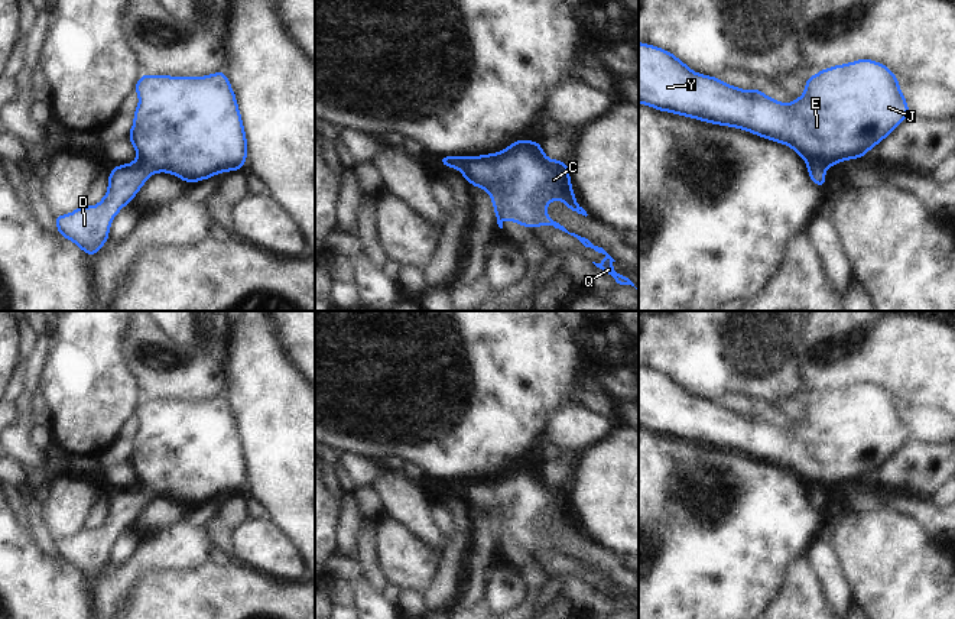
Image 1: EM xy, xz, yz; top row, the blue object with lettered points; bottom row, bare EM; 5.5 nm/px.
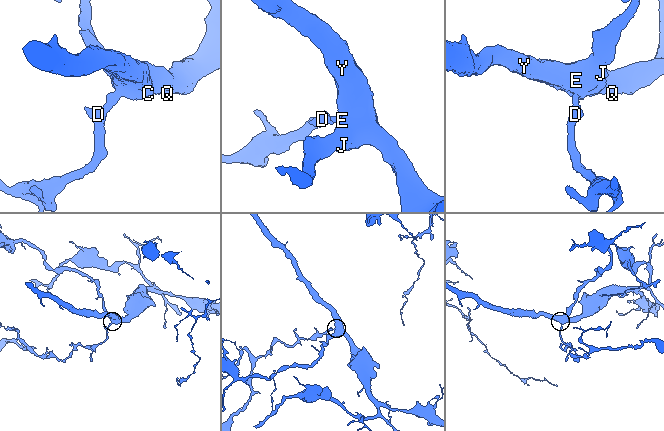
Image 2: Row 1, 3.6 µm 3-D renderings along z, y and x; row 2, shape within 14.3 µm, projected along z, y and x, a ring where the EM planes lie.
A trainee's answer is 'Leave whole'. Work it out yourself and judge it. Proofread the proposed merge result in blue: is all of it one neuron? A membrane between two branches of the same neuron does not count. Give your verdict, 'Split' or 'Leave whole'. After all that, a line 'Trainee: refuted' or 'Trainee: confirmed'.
Leave whole
Trainee: confirmed

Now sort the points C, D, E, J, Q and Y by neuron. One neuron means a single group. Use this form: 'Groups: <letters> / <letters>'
Groups: C D E J Q Y

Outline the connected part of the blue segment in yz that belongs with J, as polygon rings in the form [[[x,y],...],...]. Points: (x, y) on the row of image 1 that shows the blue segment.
[[[639,42],[639,103],[789,145],[806,161],[811,179],[821,188],[829,166],[864,156],[904,121],[910,110],[896,74],[871,59],[825,68],[805,82],[802,97],[792,104],[779,103],[756,88],[746,91],[696,74],[670,52]]]

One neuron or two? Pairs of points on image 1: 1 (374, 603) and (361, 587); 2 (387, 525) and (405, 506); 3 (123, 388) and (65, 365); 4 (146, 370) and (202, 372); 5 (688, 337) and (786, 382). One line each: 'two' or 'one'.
1: one
2: two
3: one
4: one
5: one

